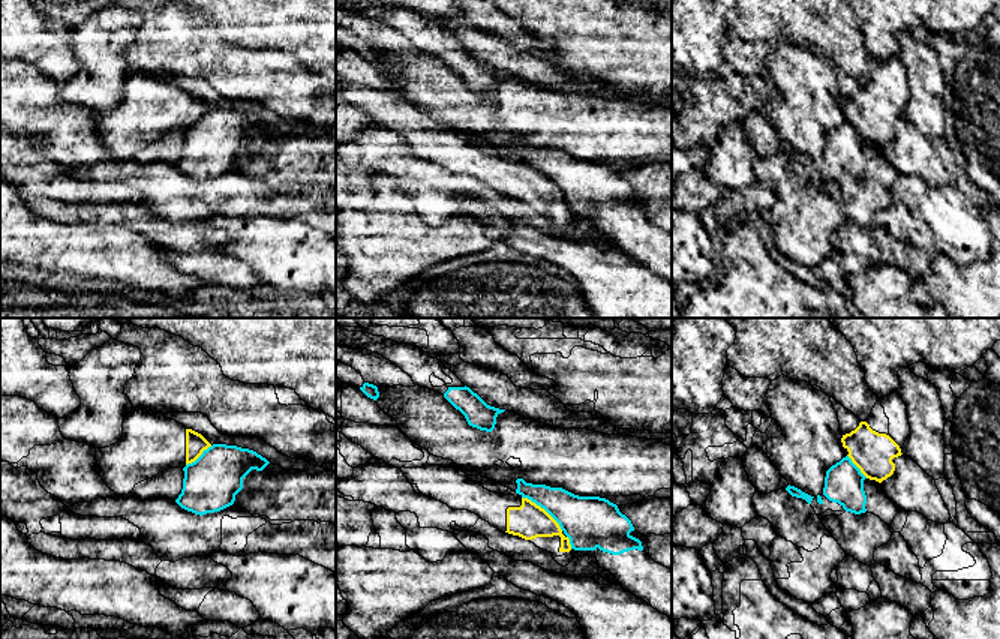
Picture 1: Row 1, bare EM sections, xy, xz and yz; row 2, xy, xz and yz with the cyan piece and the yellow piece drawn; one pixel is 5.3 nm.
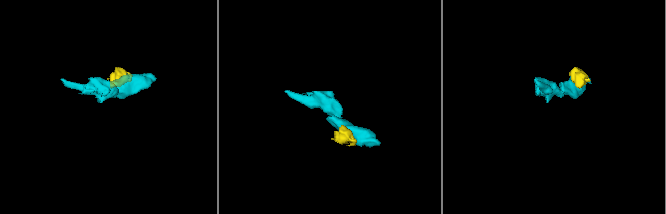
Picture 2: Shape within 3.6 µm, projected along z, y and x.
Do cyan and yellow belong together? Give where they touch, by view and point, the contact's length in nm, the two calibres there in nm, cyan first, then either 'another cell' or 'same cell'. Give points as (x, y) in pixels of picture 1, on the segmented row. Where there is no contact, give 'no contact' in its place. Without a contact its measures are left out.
meets cyan in xz at (543, 507); contact 280 nm long; 280 nm thick on the cyan side, 190 nm on the other; another cell

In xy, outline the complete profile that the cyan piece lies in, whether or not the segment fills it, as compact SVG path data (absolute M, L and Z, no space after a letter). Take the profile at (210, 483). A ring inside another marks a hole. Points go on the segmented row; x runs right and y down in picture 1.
M213 444L183 468L183 489L175 502L199 516L220 512L234 504L243 489L243 478L252 470L262 471L268 464L253 450Z

